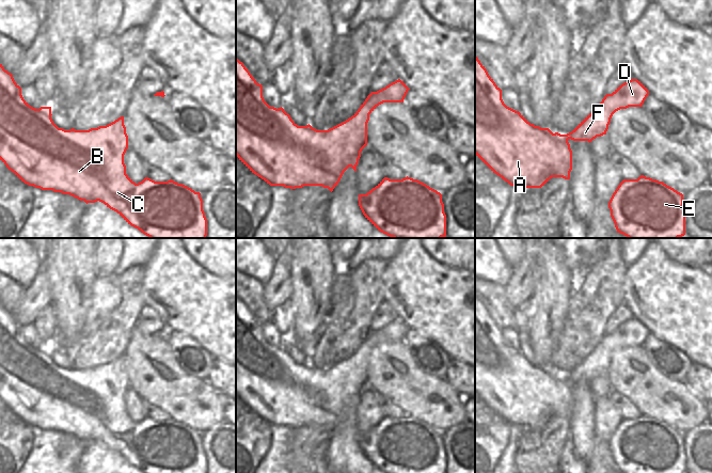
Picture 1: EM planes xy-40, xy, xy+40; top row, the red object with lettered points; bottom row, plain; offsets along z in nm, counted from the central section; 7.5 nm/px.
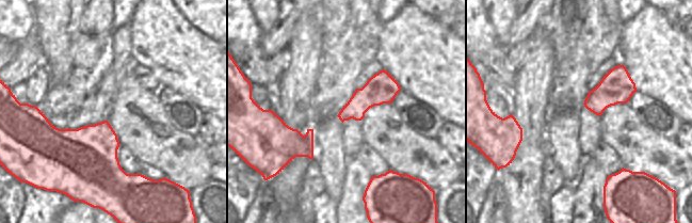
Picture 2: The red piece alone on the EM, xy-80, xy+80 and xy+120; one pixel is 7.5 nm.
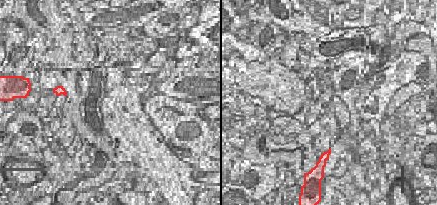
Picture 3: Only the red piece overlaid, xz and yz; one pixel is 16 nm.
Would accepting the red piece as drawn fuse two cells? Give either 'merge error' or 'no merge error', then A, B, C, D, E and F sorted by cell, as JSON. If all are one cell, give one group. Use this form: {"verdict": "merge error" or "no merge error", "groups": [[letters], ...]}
{"verdict": "no merge error", "groups": [["A", "B", "C", "D", "E", "F"]]}

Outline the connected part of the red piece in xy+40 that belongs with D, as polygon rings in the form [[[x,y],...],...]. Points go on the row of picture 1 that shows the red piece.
[[[475,54],[475,155],[496,175],[499,175],[502,179],[507,182],[510,186],[518,186],[520,188],[541,188],[544,186],[552,177],[563,177],[565,179],[570,179],[570,172],[572,170],[572,151],[570,148],[570,144],[568,142],[569,139],[573,141],[588,141],[589,143],[596,139],[597,137],[601,137],[606,135],[608,129],[608,125],[611,123],[611,119],[613,114],[620,110],[627,109],[629,107],[643,107],[643,104],[647,96],[649,95],[649,91],[647,88],[637,79],[631,79],[621,85],[619,85],[612,94],[606,94],[602,101],[569,133],[560,135],[558,132],[553,133],[549,128],[541,128],[539,126],[535,126],[531,124],[519,111],[516,111],[509,107],[507,107],[502,99],[502,90],[495,84],[493,79],[489,76],[485,66],[480,63],[478,58]]]

